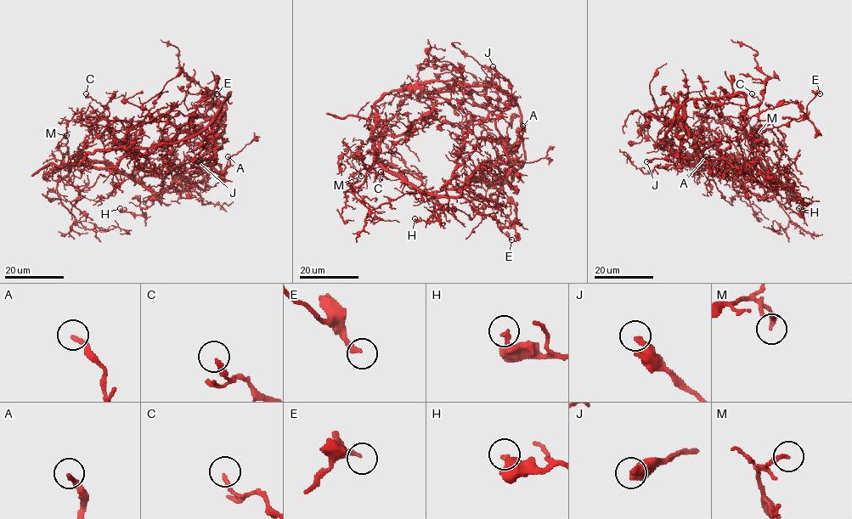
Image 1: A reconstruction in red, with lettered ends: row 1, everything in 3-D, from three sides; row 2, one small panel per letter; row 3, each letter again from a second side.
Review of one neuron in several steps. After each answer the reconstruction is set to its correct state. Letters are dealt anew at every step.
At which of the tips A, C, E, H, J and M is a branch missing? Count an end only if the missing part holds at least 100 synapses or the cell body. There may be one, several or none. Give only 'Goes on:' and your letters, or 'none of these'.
Goes on: none of these

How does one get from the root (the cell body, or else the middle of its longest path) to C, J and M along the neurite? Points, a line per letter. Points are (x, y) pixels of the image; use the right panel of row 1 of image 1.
C: (770, 172), (772, 179), (753, 158), (751, 147), (753, 135), (750, 130), (757, 122), (760, 102), (752, 93)
J: (770, 172), (776, 192), (751, 182), (742, 168), (704, 160), (693, 136), (681, 142), (677, 162), (646, 161)
M: (770, 172), (772, 179), (758, 163), (743, 158), (767, 179), (763, 176), (764, 165), (752, 138), (756, 135)

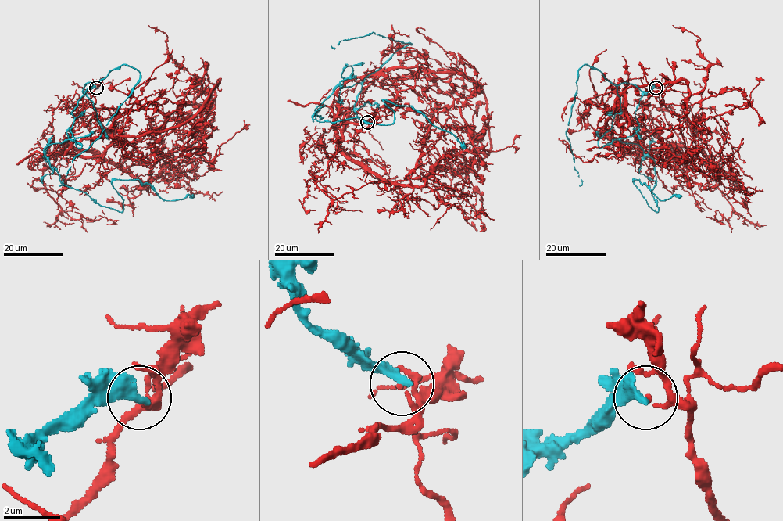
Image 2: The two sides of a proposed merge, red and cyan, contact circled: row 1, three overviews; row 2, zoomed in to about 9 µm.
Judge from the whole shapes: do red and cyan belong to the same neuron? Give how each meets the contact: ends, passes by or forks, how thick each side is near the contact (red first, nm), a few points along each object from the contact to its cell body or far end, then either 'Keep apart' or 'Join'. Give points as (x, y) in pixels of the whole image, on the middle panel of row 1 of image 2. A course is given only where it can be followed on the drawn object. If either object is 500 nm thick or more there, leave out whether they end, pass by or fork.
At the ring red ends. At the ring cyan ends. Thickness 140 nm (red) against 320 nm. Course of red: (366, 122), (354, 150), (389, 182), (422, 186), (447, 152), (470, 151), (455, 59), (424, 30). Course of cyan: (366, 122), (354, 110), (362, 85), (343, 87), (346, 65), (318, 121), (391, 124), (389, 101), (465, 149). Keep apart

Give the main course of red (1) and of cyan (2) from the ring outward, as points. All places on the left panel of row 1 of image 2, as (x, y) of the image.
1: (95, 88), (83, 109), (91, 147), (144, 181), (202, 156), (184, 103), (155, 98), (153, 121)
2: (95, 88), (72, 111), (80, 148), (44, 149), (59, 180), (119, 211), (112, 181), (194, 195)

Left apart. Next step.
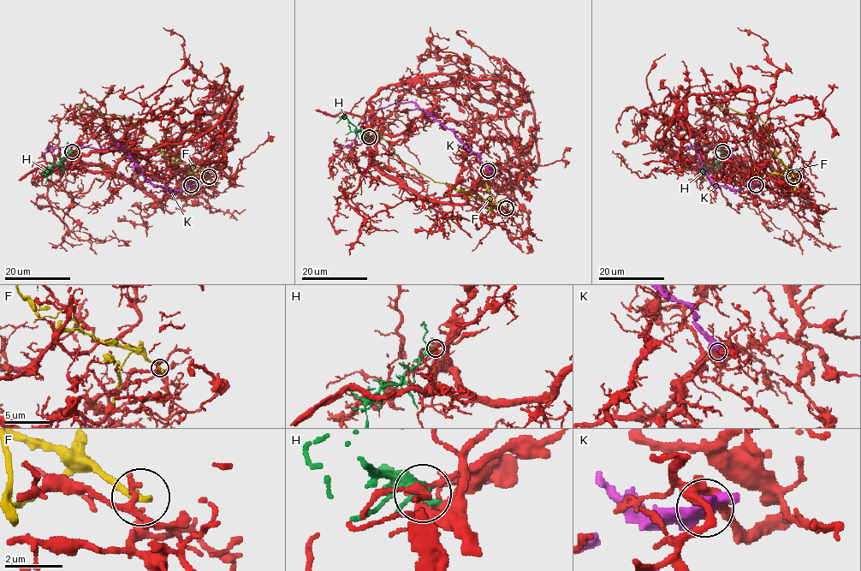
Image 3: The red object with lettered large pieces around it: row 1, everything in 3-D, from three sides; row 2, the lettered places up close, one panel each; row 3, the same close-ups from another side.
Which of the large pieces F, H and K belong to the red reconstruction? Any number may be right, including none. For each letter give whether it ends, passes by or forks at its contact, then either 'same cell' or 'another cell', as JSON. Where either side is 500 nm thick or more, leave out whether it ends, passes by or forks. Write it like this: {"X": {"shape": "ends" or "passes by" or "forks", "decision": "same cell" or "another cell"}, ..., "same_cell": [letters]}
{"F": {"shape": "ends", "decision": "another cell"}, "H": {"shape": "forks", "decision": "same cell"}, "K": {"decision": "another cell"}, "same_cell": ["H"]}

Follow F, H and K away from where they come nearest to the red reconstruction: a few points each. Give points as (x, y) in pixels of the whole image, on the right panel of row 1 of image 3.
F: (793, 176), (775, 157), (768, 127), (758, 117), (715, 104)
H: (723, 151), (717, 161), (703, 169), (700, 175), (702, 183)
K: (756, 185), (741, 189), (717, 186), (700, 156), (687, 145), (732, 148), (730, 157)

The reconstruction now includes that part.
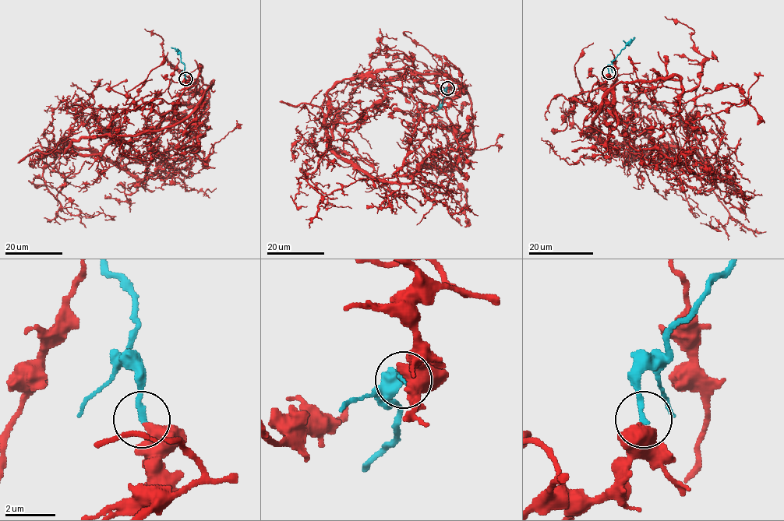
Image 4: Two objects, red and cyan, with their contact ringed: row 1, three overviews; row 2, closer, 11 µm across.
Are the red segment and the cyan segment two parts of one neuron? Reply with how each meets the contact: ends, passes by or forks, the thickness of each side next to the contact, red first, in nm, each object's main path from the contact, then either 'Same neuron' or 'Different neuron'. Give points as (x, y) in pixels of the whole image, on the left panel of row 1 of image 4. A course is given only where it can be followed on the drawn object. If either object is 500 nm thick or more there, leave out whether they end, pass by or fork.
Thickness 500 nm (red) against 240 nm. Course of red: (185, 79), (174, 109), (115, 113), (109, 133), (66, 144), (43, 172), (72, 215), (105, 219). Course of cyan: (185, 79), (180, 53), (171, 47). Same neuron

